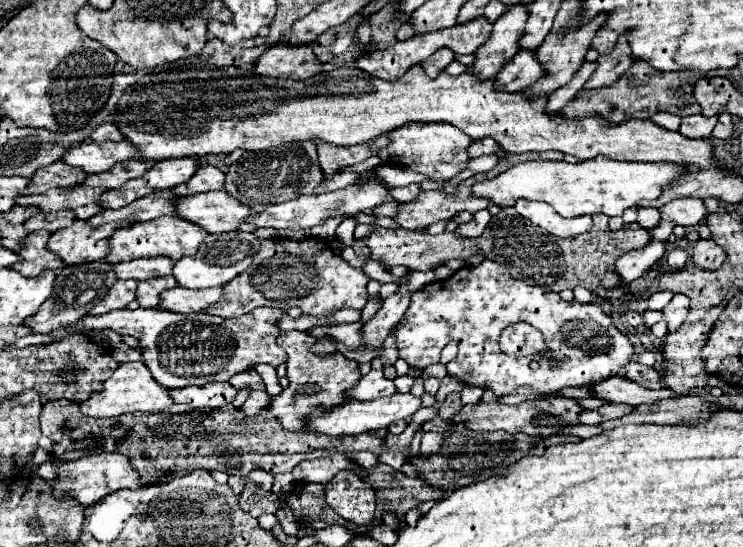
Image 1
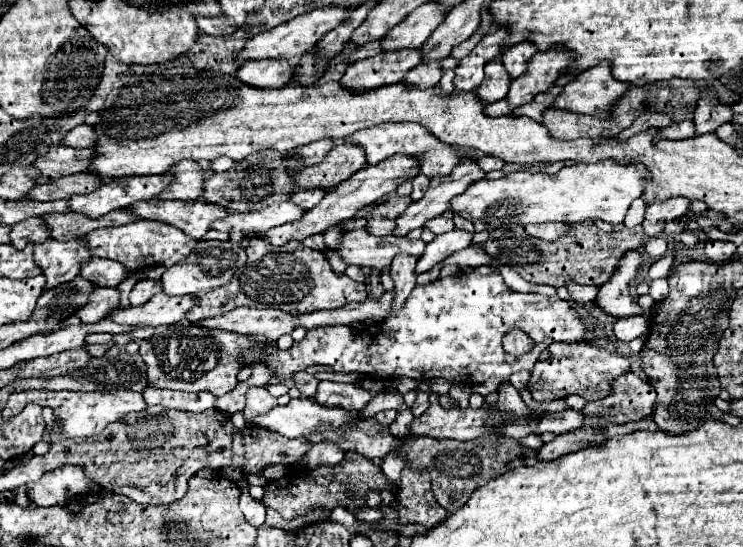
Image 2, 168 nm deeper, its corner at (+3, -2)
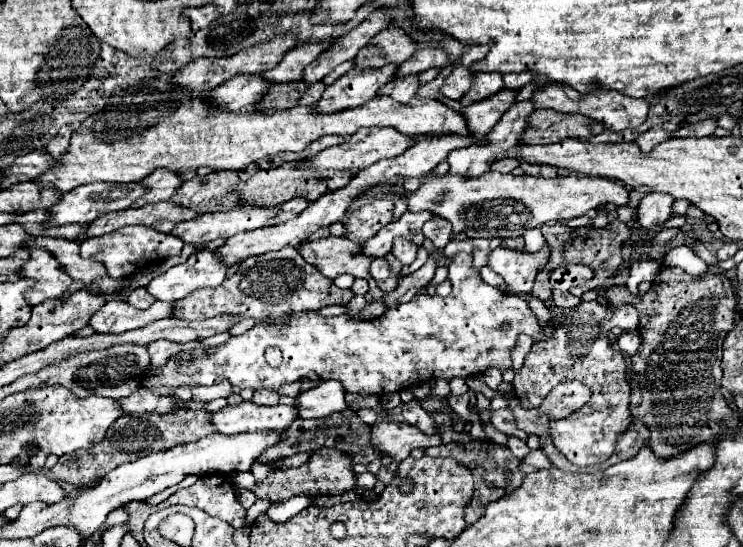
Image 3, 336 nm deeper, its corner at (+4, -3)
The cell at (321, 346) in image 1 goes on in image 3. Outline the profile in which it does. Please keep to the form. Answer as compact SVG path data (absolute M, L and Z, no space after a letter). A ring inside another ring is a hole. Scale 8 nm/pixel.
M460 252L452 258L452 264L448 266L448 280L452 282L450 296L440 298L440 296L420 294L420 296L414 296L406 304L398 304L390 308L386 314L374 320L356 320L348 314L322 316L314 310L308 310L308 312L290 316L288 322L258 322L252 330L248 330L242 336L232 336L222 346L214 346L214 348L196 346L194 350L190 350L188 360L182 360L182 354L176 354L158 370L152 370L148 366L142 378L142 386L150 388L156 396L170 396L170 390L178 386L188 386L188 388L212 386L224 380L240 388L278 390L282 384L296 382L312 370L320 376L320 380L338 380L346 392L356 392L360 396L382 396L384 392L386 394L400 392L400 388L408 388L412 384L418 384L420 380L432 382L438 378L444 378L444 380L452 380L456 376L468 378L474 374L482 374L490 366L496 366L504 372L512 366L510 352L520 334L528 334L534 342L552 336L554 324L550 322L546 330L542 332L526 300L522 300L520 296L502 292L480 278L480 272L474 270L472 254ZM268 344L276 344L282 350L282 364L276 368L272 368L264 358L264 350Z

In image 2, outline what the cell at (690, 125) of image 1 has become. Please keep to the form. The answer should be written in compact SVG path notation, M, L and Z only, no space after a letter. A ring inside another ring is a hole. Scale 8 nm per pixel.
M681 121L681 123L671 123L671 127L661 129L663 137L671 137L671 139L689 139L695 135L695 125L693 121Z

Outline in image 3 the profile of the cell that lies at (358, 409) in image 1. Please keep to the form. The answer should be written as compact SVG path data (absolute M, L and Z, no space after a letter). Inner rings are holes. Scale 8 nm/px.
M240 402L238 406L224 406L210 416L214 430L220 434L240 434L262 428L288 428L296 420L294 406L258 406L254 402Z

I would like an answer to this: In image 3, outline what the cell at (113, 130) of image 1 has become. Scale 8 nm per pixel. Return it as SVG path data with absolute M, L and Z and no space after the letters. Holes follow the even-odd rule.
M68 126L61 127L58 134L46 144L44 152L48 152L52 158L58 158L58 154L64 154L64 150L68 148L68 142L70 142L70 128Z

